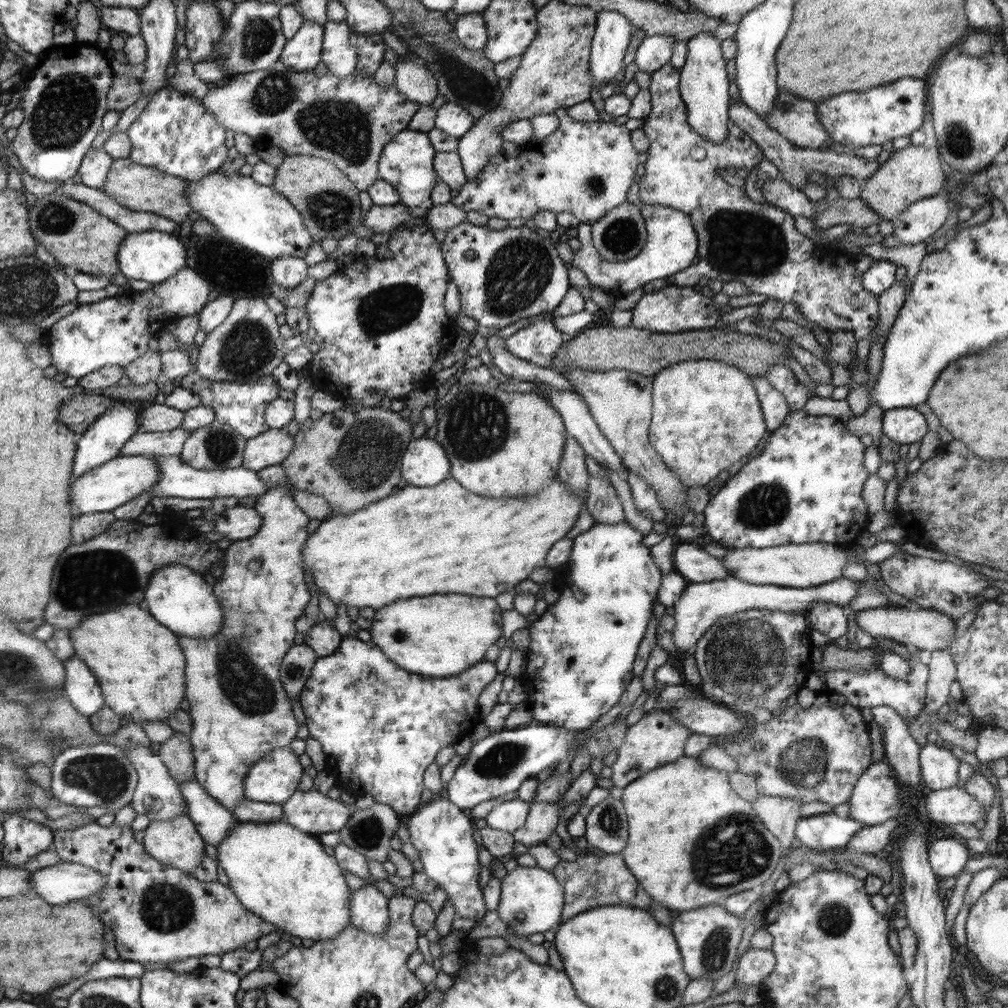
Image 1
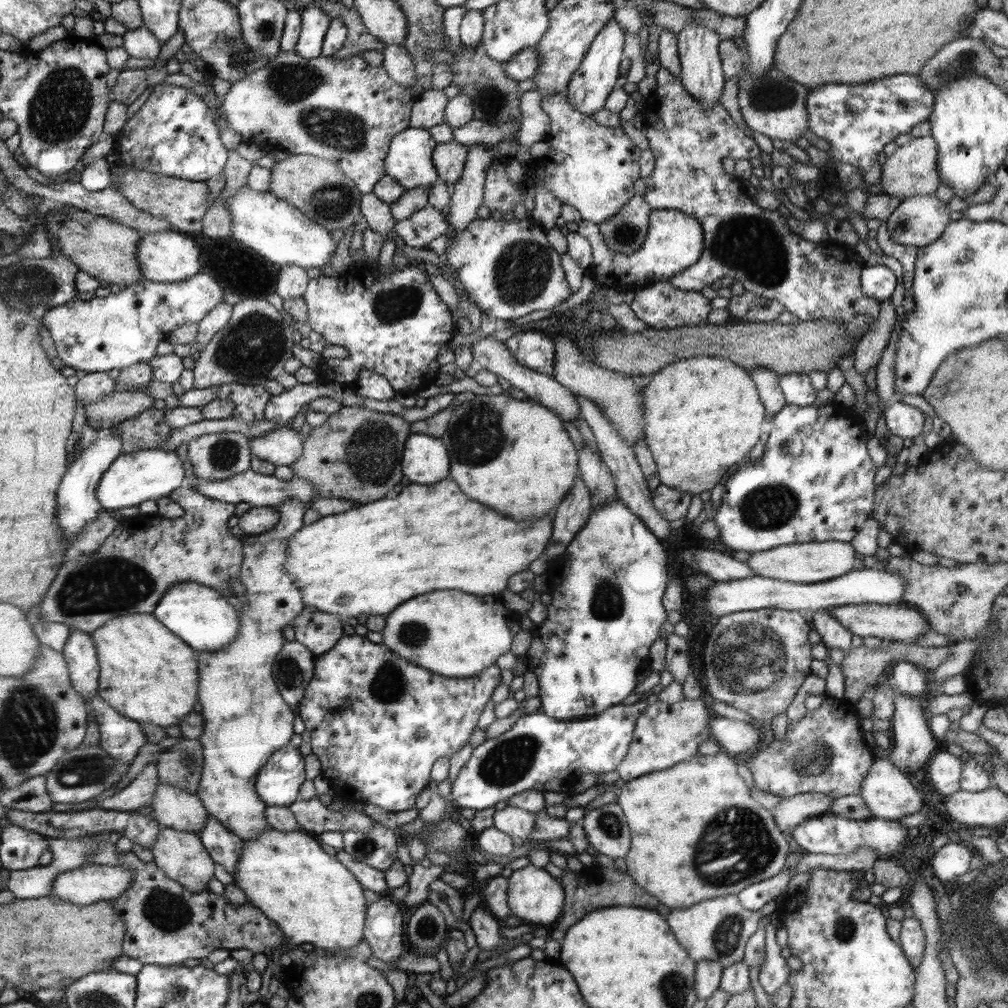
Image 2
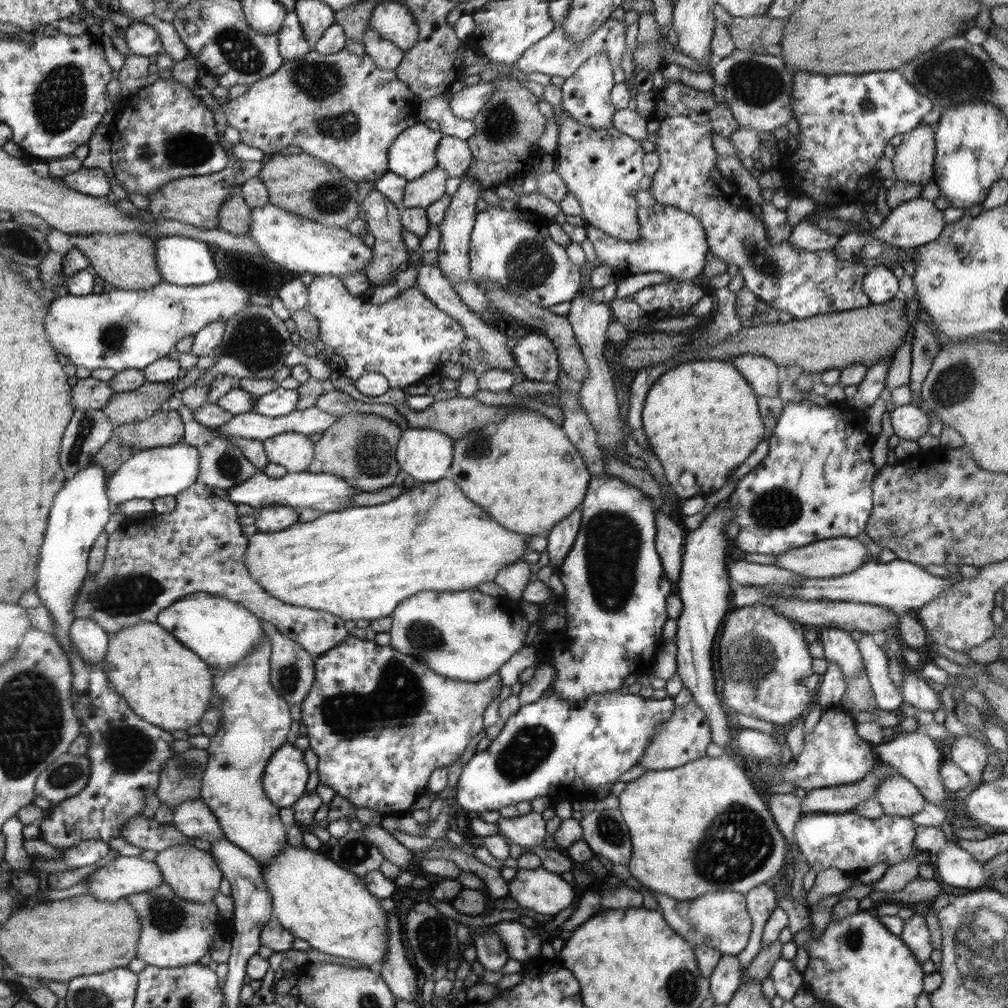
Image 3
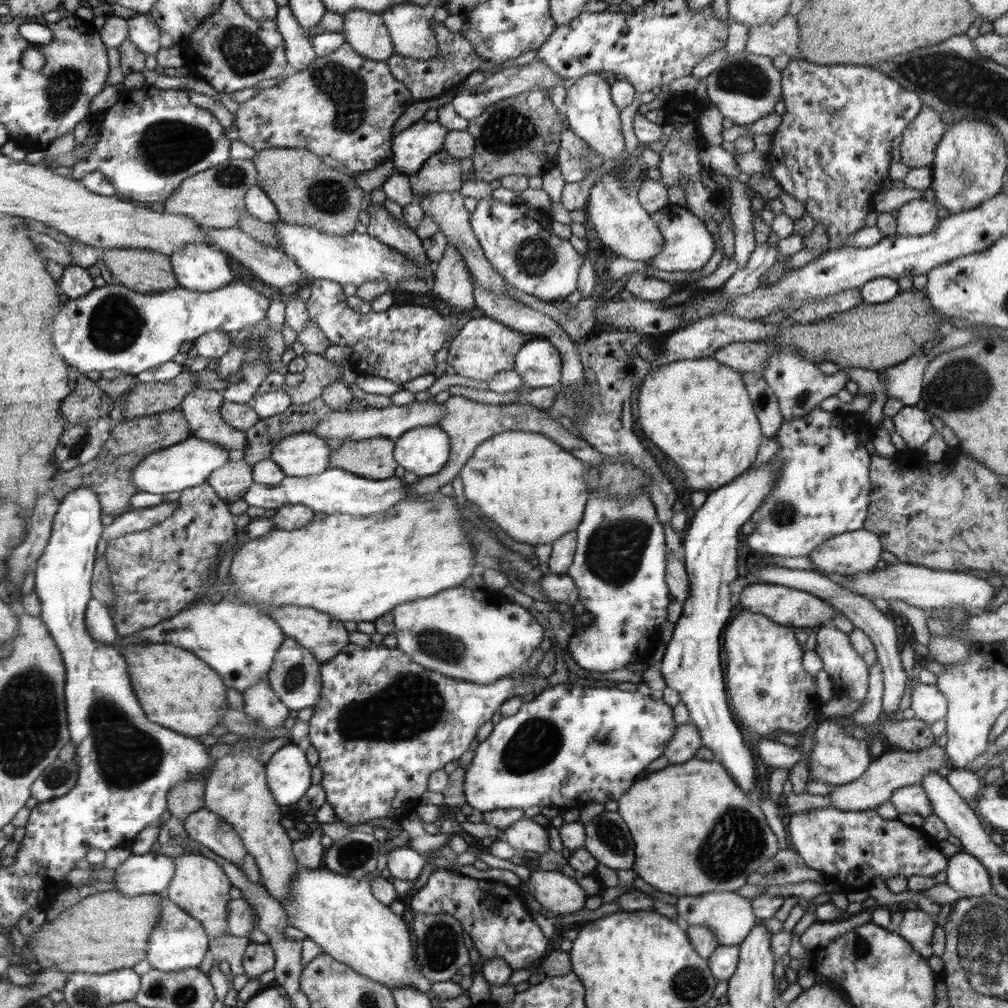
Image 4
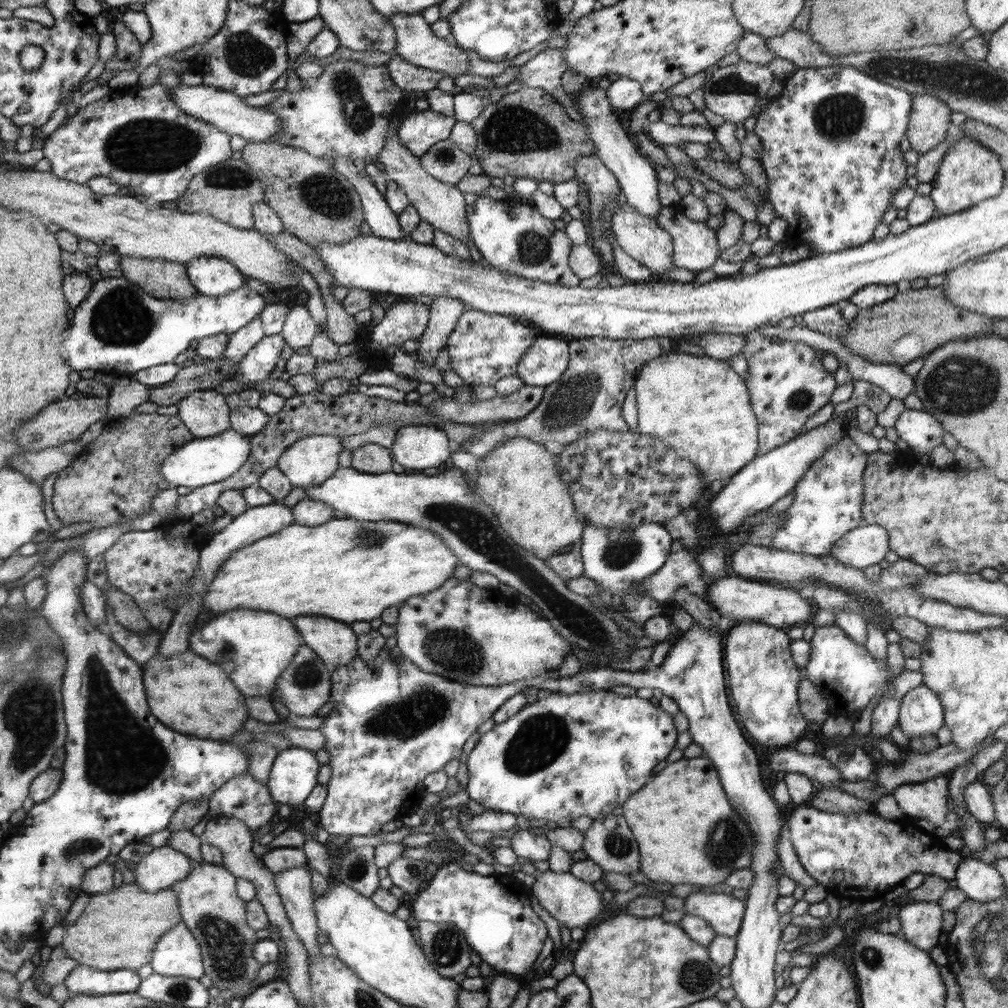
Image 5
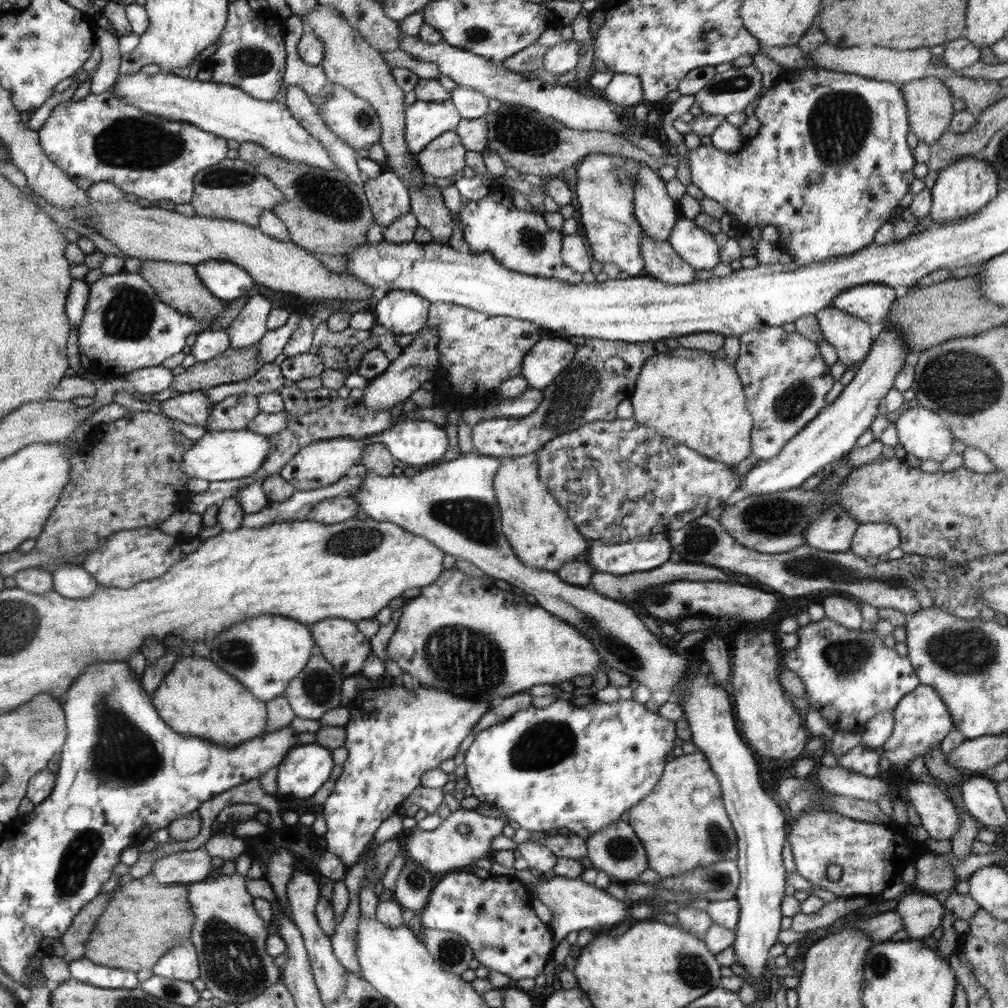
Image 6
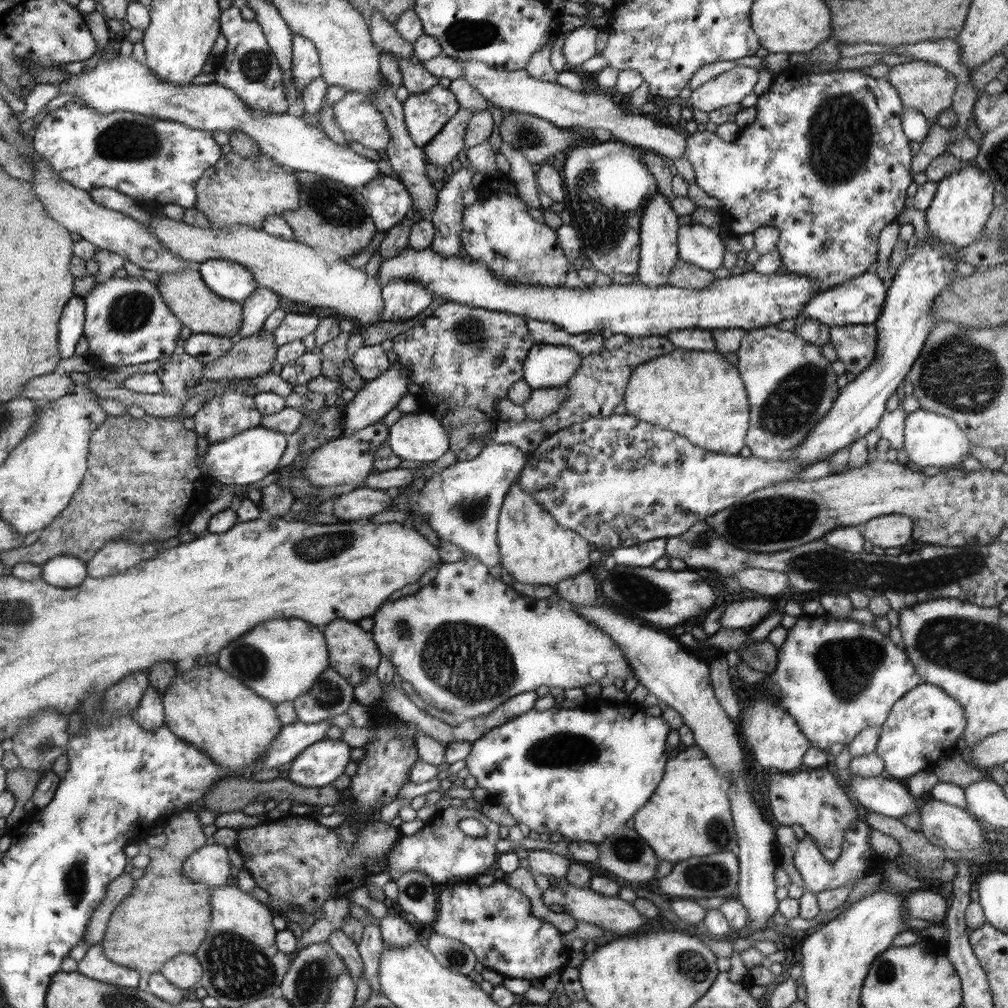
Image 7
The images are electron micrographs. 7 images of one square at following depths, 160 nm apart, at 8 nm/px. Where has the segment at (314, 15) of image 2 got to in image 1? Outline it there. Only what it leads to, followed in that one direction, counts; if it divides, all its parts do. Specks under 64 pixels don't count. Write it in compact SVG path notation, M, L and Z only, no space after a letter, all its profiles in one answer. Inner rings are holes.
M305 20L302 28L283 48L280 62L300 72L316 68L322 60L323 35L324 28L320 23Z

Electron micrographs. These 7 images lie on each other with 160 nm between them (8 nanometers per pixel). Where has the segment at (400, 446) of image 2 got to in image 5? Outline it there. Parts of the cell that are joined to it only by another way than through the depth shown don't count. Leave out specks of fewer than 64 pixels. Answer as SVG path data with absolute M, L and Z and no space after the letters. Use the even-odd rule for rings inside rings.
M368 443L351 451L351 466L363 473L392 472L392 454L381 444Z

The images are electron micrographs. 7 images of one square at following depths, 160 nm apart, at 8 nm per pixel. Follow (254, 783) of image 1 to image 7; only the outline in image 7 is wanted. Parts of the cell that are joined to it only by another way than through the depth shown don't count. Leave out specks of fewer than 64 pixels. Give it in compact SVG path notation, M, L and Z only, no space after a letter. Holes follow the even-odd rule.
M325 739L312 744L288 770L288 780L308 788L328 787L344 774L352 748L342 740Z

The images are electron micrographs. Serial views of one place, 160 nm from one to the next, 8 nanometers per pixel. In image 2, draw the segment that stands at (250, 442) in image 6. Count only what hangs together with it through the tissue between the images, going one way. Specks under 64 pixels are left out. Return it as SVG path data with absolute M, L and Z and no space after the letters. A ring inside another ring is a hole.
M148 449L122 454L108 467L97 486L97 497L106 511L137 507L145 500L168 496L186 484L184 464L175 451Z

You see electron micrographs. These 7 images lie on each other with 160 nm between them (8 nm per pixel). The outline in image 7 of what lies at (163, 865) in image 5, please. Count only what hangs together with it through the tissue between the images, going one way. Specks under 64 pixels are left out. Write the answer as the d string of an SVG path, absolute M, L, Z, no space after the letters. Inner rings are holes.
M218 843L205 845L184 861L183 871L193 881L202 884L224 886L230 882L230 858L228 848Z

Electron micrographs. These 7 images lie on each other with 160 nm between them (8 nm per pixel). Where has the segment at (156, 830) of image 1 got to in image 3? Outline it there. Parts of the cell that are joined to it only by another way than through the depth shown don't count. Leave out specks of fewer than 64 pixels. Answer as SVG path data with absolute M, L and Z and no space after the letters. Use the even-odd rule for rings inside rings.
M178 844L158 853L154 860L163 872L164 881L166 881L172 890L184 900L206 904L212 902L216 894L220 892L220 882L223 875L222 869L210 853L206 853L192 844Z

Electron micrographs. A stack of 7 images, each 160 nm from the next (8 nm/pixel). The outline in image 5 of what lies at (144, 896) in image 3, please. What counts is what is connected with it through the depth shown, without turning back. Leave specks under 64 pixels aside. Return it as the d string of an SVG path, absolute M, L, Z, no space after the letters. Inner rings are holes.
M182 919L159 940L149 966L162 976L200 979L206 974L199 941Z

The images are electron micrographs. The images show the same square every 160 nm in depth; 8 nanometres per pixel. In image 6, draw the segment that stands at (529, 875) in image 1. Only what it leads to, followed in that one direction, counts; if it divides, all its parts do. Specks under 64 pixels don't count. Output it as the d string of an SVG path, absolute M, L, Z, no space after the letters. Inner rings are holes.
M556 874L547 875L540 878L540 882L536 884L536 896L549 907L553 914L550 924L555 932L555 947L573 930L576 932L576 930L590 928L591 931L597 933L600 928L622 924L628 917L625 900L616 899L607 891L578 878L566 878Z

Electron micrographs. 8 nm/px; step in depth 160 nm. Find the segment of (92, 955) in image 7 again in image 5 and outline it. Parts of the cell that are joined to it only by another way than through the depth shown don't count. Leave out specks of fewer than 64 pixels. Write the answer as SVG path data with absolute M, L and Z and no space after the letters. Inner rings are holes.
M78 966L63 980L69 994L86 996L110 996L112 994L136 993L142 986L137 971L124 969L103 971L102 969Z

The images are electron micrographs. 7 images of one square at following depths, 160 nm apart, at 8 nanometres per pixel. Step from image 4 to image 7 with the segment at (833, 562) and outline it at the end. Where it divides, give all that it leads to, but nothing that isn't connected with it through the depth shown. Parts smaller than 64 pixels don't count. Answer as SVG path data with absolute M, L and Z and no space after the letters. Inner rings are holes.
M888 514L880 516L862 526L865 540L882 548L904 548L905 544L913 538L913 522L908 516L902 514Z

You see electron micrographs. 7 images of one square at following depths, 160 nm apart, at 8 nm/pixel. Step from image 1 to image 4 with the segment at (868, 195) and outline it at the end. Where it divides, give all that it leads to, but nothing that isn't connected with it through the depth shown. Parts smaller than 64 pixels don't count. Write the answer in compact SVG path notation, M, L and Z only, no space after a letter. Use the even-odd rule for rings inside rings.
M924 106L904 129L900 147L901 162L910 169L928 166L934 160L937 144L947 131L940 114L937 109Z

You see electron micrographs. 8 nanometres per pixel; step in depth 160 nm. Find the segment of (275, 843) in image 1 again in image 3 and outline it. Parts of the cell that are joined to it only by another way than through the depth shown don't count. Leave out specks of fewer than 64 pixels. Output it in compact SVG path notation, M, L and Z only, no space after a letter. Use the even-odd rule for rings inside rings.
M304 844L302 847L284 847L278 857L274 857L268 865L261 866L261 869L272 895L275 916L294 936L306 940L312 949L356 960L367 969L375 970L382 966L389 950L388 912L380 906L378 897L374 898L363 877L344 870L328 856L322 856Z

